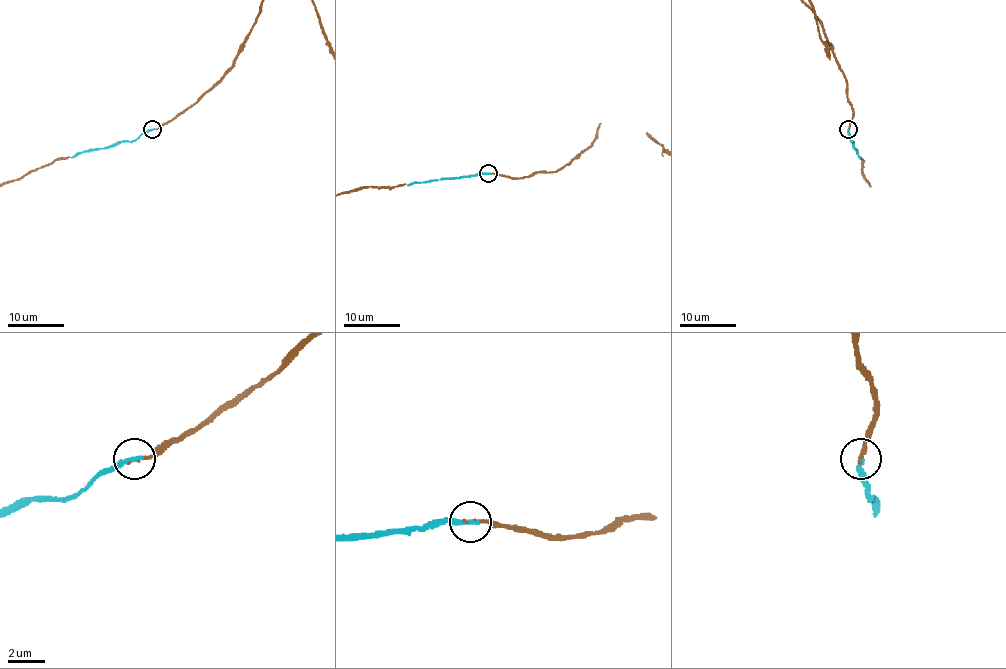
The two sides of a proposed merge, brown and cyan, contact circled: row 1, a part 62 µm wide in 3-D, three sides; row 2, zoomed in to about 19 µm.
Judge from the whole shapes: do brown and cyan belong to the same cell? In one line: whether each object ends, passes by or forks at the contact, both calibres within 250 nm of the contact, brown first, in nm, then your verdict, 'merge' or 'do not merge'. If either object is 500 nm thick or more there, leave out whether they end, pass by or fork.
brown ends | cyan ends | 80/240 nm | merge

